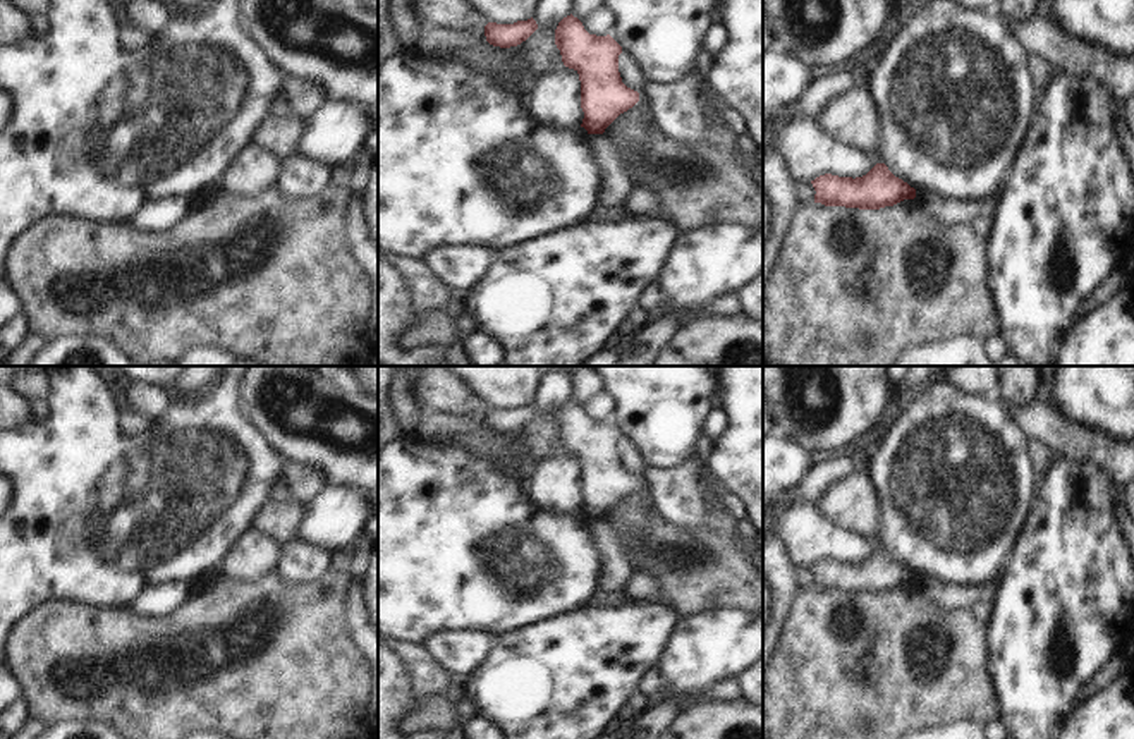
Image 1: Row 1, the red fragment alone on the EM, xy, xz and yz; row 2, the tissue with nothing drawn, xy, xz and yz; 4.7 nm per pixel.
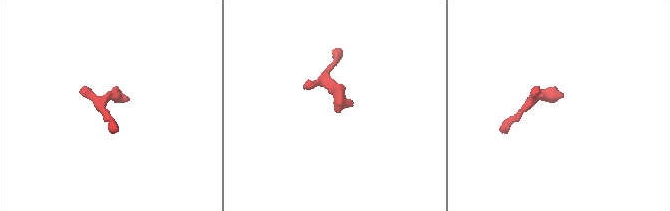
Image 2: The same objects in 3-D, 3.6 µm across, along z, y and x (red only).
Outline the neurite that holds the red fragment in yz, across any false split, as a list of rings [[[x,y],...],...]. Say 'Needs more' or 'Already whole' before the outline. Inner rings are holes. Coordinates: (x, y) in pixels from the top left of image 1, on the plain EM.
Already whole. [[[876,548],[863,562],[825,559],[811,565],[814,588],[859,595],[880,595],[904,584],[914,584],[916,574],[895,562],[885,548]]]

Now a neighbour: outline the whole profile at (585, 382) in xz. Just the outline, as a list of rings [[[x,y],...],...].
[[[576,366],[570,371],[570,399],[574,402],[582,406],[600,392],[603,392],[603,380],[594,370],[589,366]]]

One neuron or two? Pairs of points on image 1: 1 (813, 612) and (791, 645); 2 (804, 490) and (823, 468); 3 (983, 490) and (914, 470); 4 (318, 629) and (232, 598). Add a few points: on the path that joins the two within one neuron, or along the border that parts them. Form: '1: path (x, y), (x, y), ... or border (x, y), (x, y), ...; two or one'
1: path (806, 621), (799, 636); one
2: path (810, 485), (822, 473); one
3: path (966, 490), (947, 473), (932, 473); one
4: path (298, 609), (275, 593), (253, 595); one

